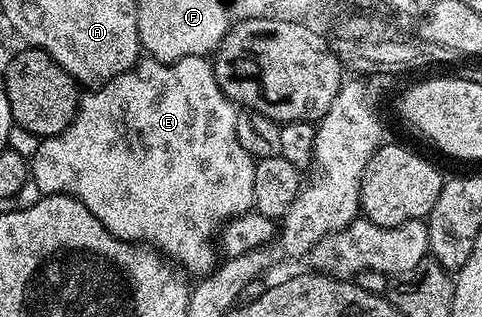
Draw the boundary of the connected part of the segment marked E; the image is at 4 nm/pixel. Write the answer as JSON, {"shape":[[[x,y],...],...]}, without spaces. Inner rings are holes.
{"shape":[[[148,56],[142,57],[137,65],[127,72],[115,76],[109,82],[100,83],[90,94],[82,93],[77,103],[75,120],[63,132],[50,138],[42,138],[38,150],[31,157],[31,181],[39,186],[42,195],[66,194],[83,204],[107,232],[120,242],[136,242],[152,246],[168,261],[176,264],[186,275],[200,280],[217,269],[219,265],[219,250],[215,245],[215,235],[224,227],[226,222],[237,218],[241,214],[253,210],[253,185],[255,159],[247,152],[243,152],[243,144],[239,144],[239,136],[235,136],[235,120],[238,107],[219,88],[215,80],[212,61],[205,56],[187,56],[178,62],[157,62]]]}

